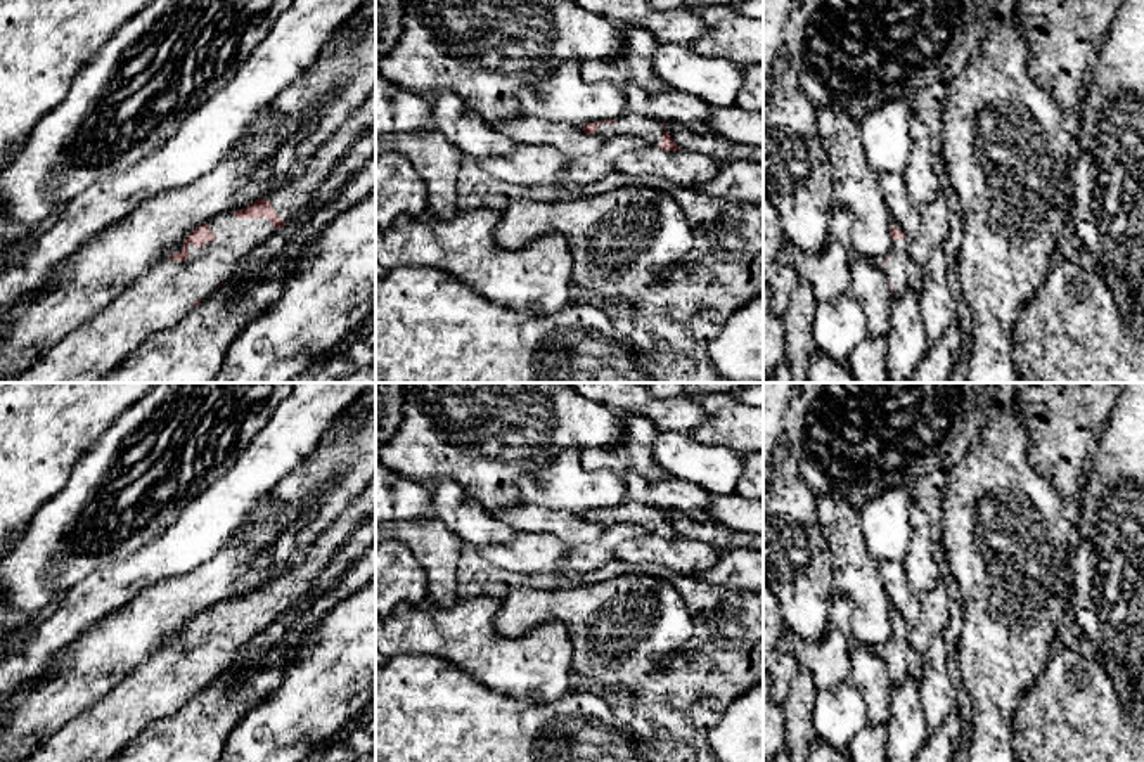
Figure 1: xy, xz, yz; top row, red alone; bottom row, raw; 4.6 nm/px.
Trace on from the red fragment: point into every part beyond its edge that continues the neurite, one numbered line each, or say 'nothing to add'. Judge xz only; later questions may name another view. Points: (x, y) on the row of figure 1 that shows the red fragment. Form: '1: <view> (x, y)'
1: xz (649, 132)

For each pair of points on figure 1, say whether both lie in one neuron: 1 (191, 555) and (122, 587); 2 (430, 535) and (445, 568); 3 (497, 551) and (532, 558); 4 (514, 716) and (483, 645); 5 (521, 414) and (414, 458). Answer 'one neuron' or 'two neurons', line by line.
1: one neuron
2: one neuron
3: one neuron
4: two neurons
5: one neuron

